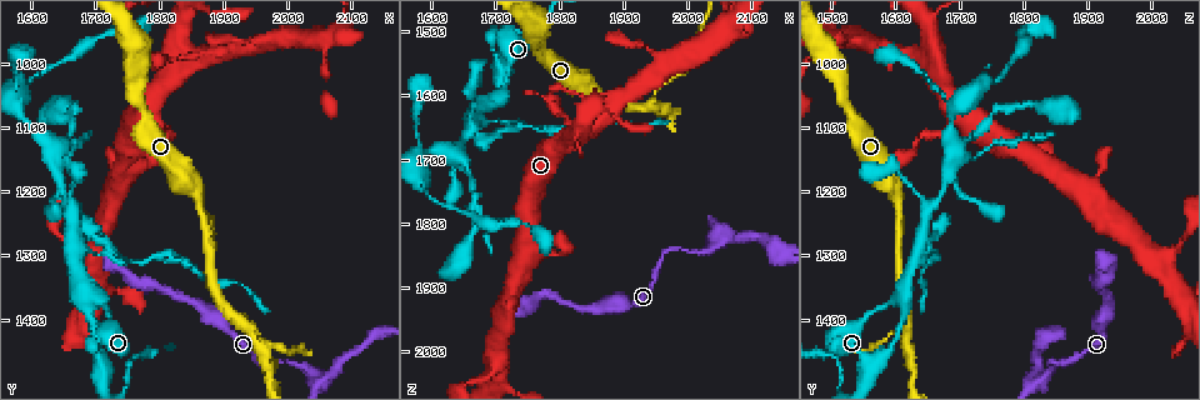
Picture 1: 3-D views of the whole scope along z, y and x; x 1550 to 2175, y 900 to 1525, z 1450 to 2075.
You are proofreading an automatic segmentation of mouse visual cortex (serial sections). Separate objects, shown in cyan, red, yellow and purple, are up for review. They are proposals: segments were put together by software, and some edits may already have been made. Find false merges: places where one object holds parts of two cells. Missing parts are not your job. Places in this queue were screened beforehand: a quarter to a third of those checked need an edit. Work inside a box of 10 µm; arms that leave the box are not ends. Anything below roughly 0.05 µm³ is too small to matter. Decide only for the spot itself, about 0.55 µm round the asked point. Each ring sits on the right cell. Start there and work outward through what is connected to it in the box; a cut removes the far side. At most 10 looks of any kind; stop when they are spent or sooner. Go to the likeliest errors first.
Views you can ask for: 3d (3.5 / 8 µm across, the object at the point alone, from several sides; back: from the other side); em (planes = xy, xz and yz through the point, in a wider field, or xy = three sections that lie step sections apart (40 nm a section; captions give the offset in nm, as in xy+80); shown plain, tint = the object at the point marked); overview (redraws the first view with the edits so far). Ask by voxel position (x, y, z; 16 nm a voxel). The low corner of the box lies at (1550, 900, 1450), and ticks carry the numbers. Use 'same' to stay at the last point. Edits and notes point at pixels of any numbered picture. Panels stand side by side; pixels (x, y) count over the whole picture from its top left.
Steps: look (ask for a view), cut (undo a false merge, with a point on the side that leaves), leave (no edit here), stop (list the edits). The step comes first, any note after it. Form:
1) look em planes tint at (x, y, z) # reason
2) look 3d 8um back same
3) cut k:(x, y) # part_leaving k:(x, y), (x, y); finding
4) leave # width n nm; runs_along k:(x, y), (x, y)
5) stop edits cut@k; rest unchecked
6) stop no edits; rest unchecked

look 3d 3.5um at (1930, 1410, 1615) # branch point

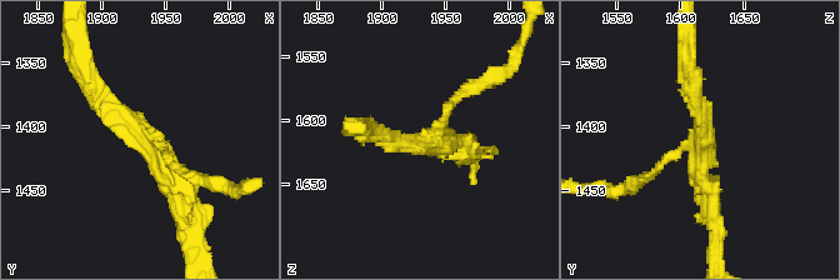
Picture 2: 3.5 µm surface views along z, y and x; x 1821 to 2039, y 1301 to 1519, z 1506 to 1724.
look em xy step 5 tint at (1936, 1412, 1620) # arms 3; arm_widths 100, 200, 250 nm

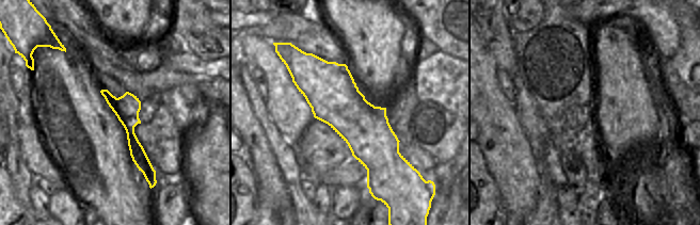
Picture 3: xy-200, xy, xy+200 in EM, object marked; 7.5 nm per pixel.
leave # width 400 nm; runs_along 2:(89, 80), (165, 160), (185, 210); continuous, no second cell

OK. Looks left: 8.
look 3d 3.5um at (2030, 1475, 1840) # two arms in line, one across

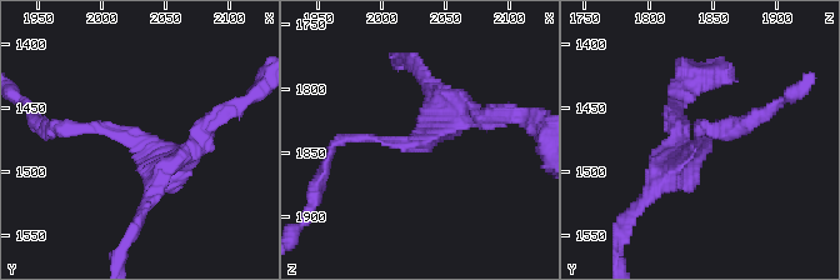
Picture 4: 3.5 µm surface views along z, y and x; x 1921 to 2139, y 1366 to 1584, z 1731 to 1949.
leave # arms 3; runs_along 4:(345, 138), (418, 144), (483, 119); all the same cell

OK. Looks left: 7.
look 3d 8um at (1635, 1145, 1695) # four or more arms meet

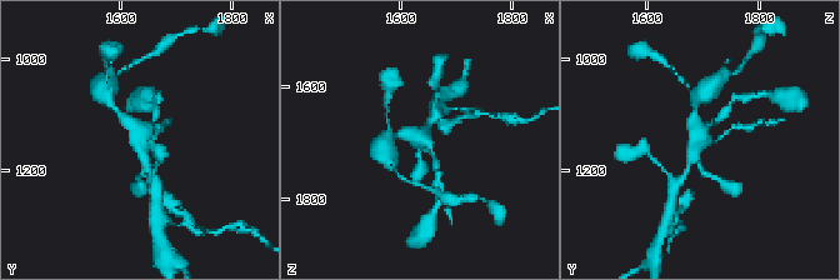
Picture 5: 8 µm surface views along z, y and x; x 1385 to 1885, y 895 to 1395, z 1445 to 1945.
look em planes tint same # shape alone is not enough

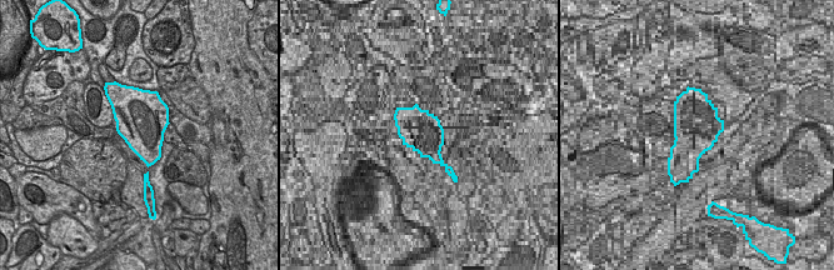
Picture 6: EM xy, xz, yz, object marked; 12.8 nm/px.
leave # one cell here

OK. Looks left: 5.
look 3d 8um at (1625, 1005, 1775) # a narrow waist

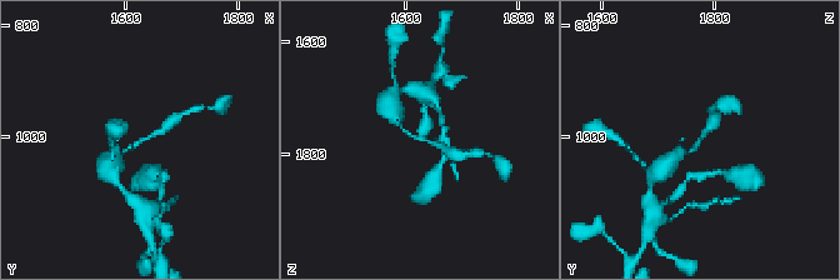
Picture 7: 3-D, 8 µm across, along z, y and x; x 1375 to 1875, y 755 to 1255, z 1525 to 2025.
look em xy step 2 tint same # shape alone is not enough

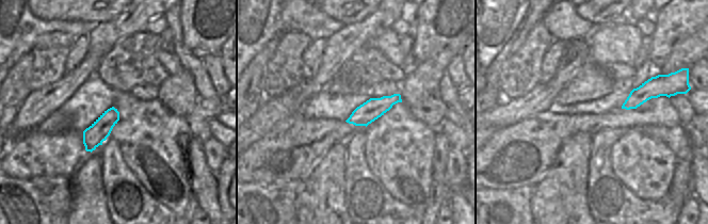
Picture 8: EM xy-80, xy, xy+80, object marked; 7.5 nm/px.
leave # runs_along 7:(395, 119), (411, 136), (449, 151); continuous, no second cell

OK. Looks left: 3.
stop no edits; rest unchecked

